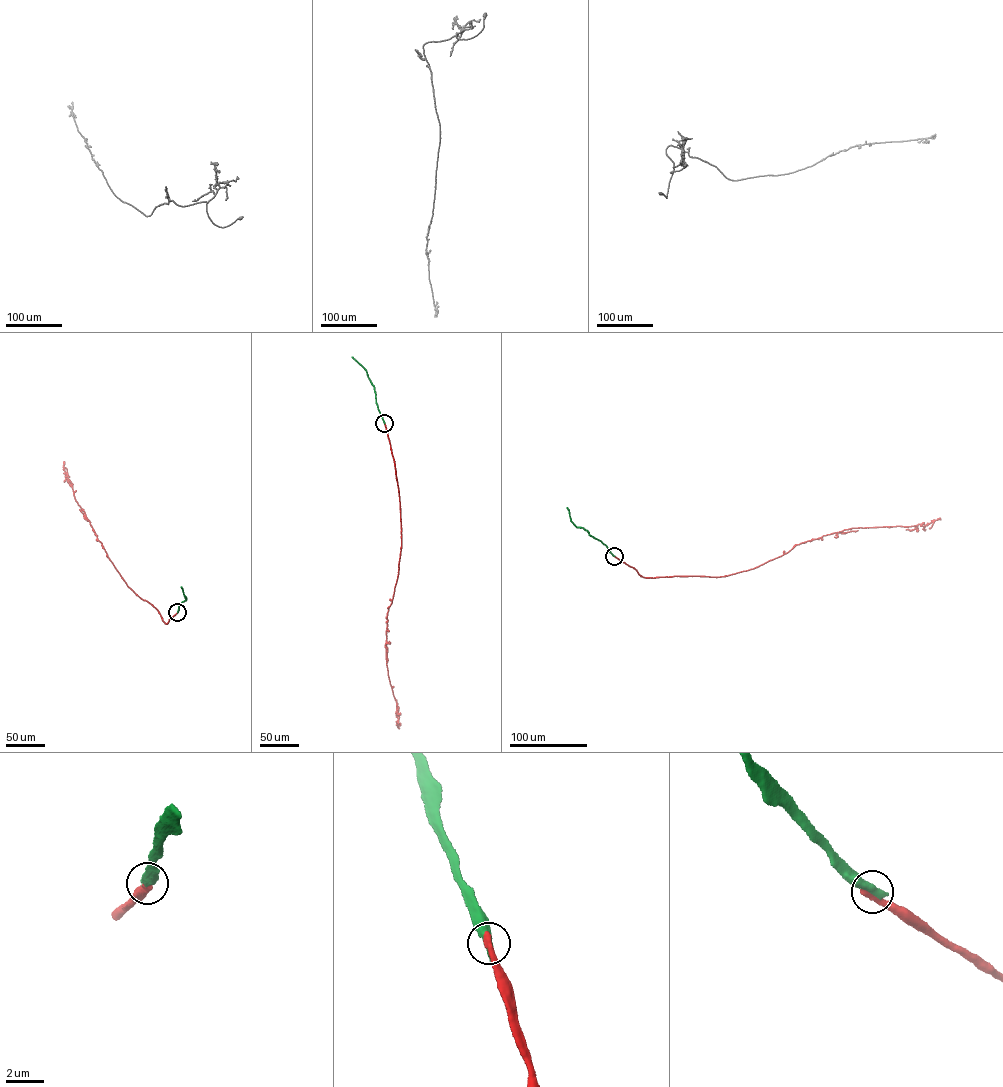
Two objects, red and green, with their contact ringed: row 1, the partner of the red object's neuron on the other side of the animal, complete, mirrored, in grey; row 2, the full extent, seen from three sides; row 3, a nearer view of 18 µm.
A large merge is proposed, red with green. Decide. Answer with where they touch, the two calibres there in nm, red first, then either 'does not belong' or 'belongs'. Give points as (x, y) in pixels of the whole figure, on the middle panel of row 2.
(384, 423) | 400/550 nm | does not belong

